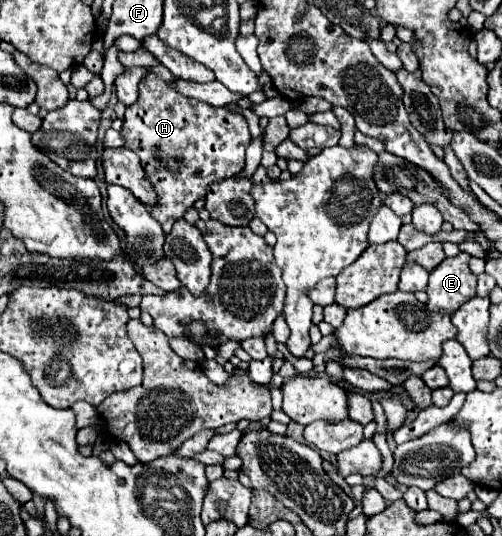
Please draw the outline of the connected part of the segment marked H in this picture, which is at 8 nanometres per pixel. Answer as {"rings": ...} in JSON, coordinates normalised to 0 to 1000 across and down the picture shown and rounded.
{"rings":[[[323,121],[303,125],[295,144],[287,144],[279,159],[275,188],[251,203],[247,237],[239,244],[247,256],[247,274],[263,278],[279,293],[291,334],[303,341],[303,353],[311,360],[311,379],[299,386],[299,401],[319,420],[327,420],[335,409],[363,412],[367,397],[386,382],[386,375],[410,364],[418,341],[478,323],[486,312],[486,282],[502,263],[502,252],[494,244],[494,226],[486,222],[486,215],[470,207],[454,207],[446,200],[410,196],[394,185],[363,181],[359,174],[335,166],[335,155],[343,147],[347,144],[331,125]]]}

